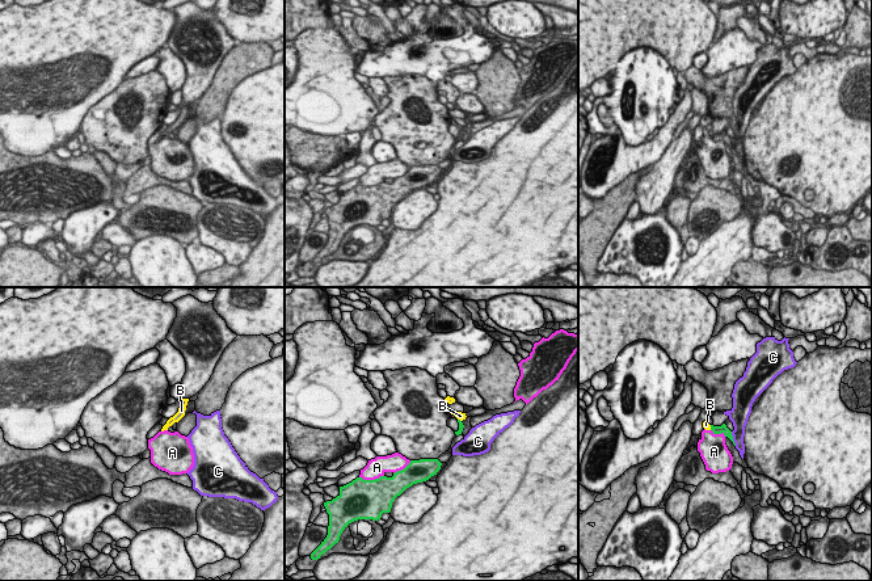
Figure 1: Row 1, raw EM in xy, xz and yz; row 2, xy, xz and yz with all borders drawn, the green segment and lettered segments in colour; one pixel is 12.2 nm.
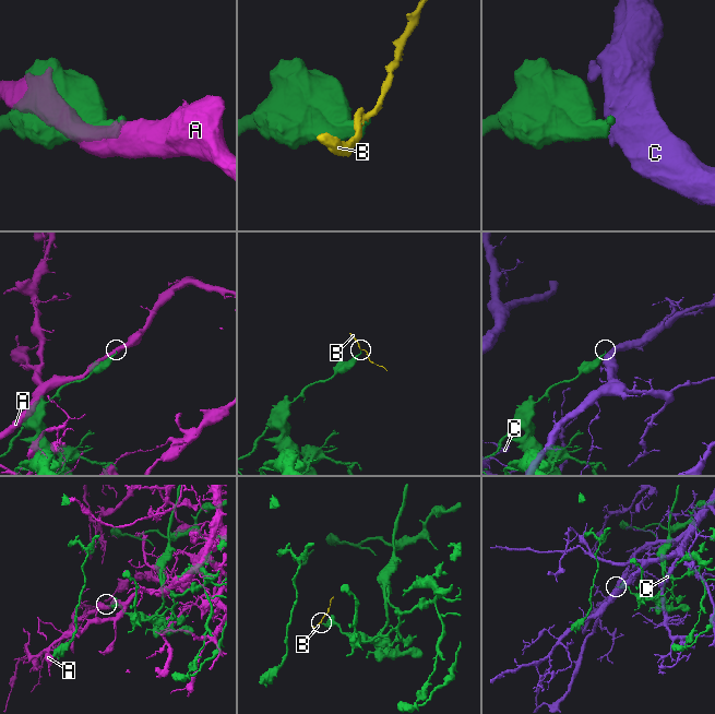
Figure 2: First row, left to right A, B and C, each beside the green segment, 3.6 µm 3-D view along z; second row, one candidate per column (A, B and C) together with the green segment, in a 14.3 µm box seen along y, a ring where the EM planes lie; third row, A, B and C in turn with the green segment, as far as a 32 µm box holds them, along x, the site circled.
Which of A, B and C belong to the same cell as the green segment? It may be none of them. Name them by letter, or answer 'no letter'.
no letter.

